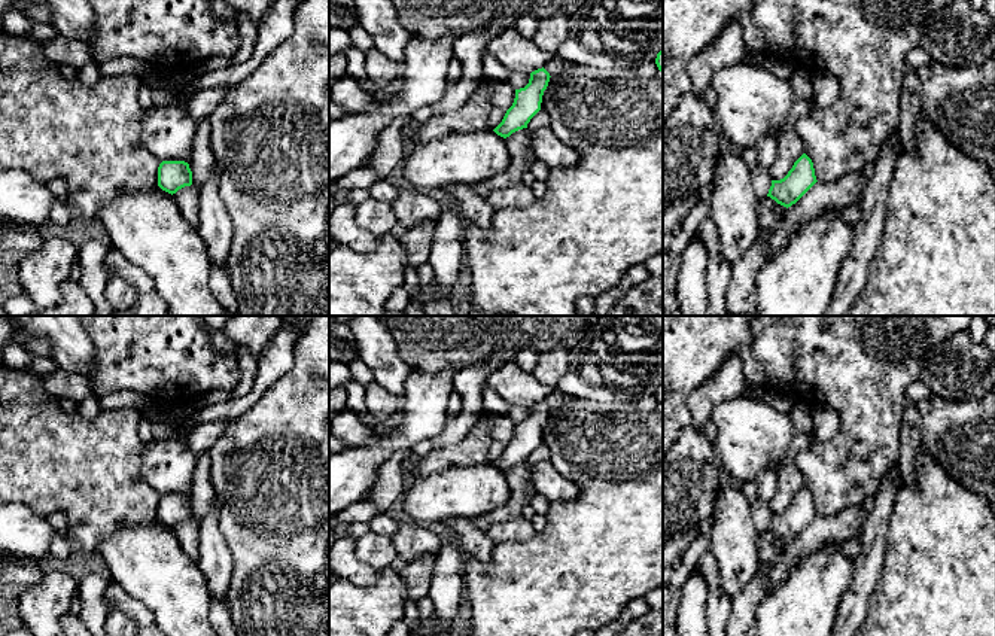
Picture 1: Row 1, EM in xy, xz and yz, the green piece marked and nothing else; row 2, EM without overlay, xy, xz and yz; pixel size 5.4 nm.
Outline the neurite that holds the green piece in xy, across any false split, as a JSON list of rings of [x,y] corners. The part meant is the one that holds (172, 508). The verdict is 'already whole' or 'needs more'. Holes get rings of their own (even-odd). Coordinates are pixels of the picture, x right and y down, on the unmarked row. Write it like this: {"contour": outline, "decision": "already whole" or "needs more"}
{"contour": [[[162,495],[158,500],[158,520],[176,527],[179,523],[192,518],[192,505],[185,495]]], "decision": "already whole"}

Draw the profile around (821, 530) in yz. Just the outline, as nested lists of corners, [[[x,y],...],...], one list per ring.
[[[862,503],[834,517],[816,515],[795,538],[786,542],[783,554],[767,572],[766,596],[772,594],[798,565],[798,560],[833,542],[843,542],[861,533],[867,514]]]

